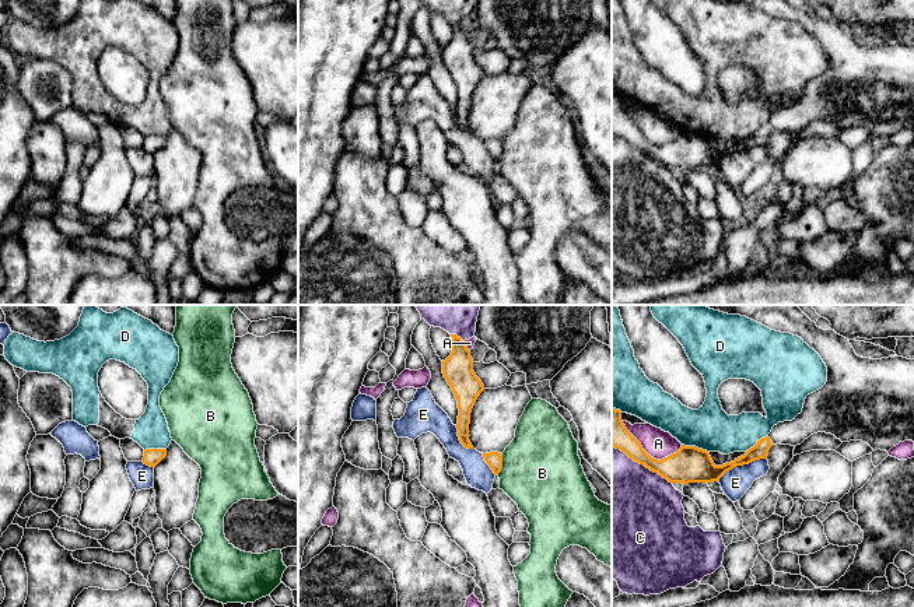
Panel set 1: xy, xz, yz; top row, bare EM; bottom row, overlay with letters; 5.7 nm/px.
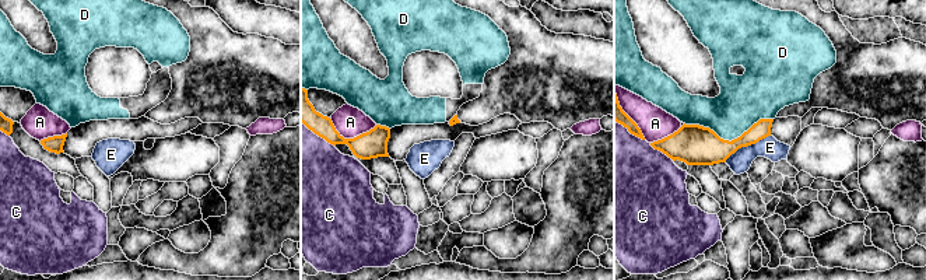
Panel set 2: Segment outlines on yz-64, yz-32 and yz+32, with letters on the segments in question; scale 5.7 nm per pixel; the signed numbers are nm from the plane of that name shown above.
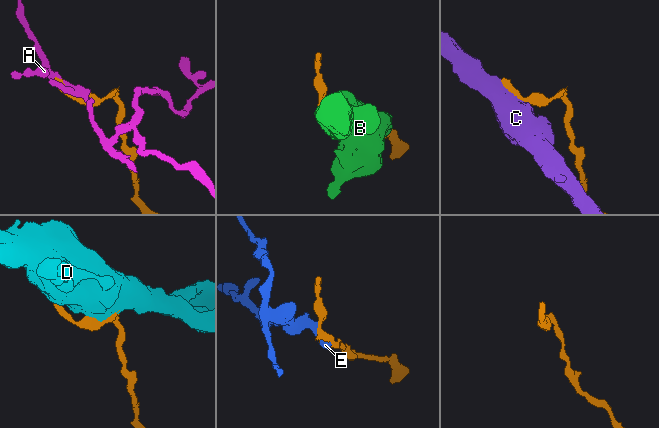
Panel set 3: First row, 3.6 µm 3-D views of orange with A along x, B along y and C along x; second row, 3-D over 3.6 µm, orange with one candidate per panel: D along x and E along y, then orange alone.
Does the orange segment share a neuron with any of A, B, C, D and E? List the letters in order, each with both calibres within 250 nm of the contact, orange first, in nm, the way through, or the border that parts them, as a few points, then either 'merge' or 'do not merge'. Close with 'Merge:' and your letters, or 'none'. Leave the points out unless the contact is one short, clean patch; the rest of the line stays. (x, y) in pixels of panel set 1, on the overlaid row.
A: 200 nm thick on the orange side, 160 nm on the other; do not merge
B: 90 nm thick on the orange side, 460 nm on the other; do not merge
C: 200 nm thick on the orange side, 480 nm on the other; do not merge
D: 200 nm thick on the orange side, 260 nm on the other; do not merge
E: 190 nm thick on the orange side, 160 nm on the other; border along yz (766, 458), (736, 465), (718, 481); do not merge
Merge: none

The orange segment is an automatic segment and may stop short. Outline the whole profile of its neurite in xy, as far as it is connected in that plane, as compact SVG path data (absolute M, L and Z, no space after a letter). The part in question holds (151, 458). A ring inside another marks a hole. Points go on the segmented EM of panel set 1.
M146 449L143 463L155 467L167 456L167 449Z

